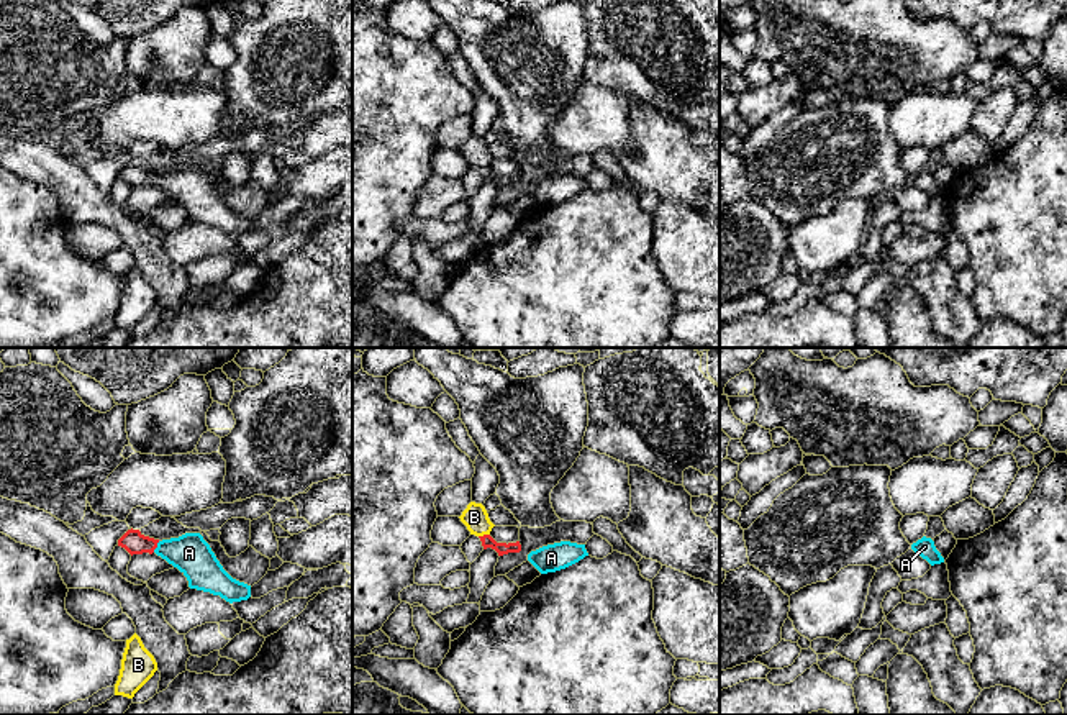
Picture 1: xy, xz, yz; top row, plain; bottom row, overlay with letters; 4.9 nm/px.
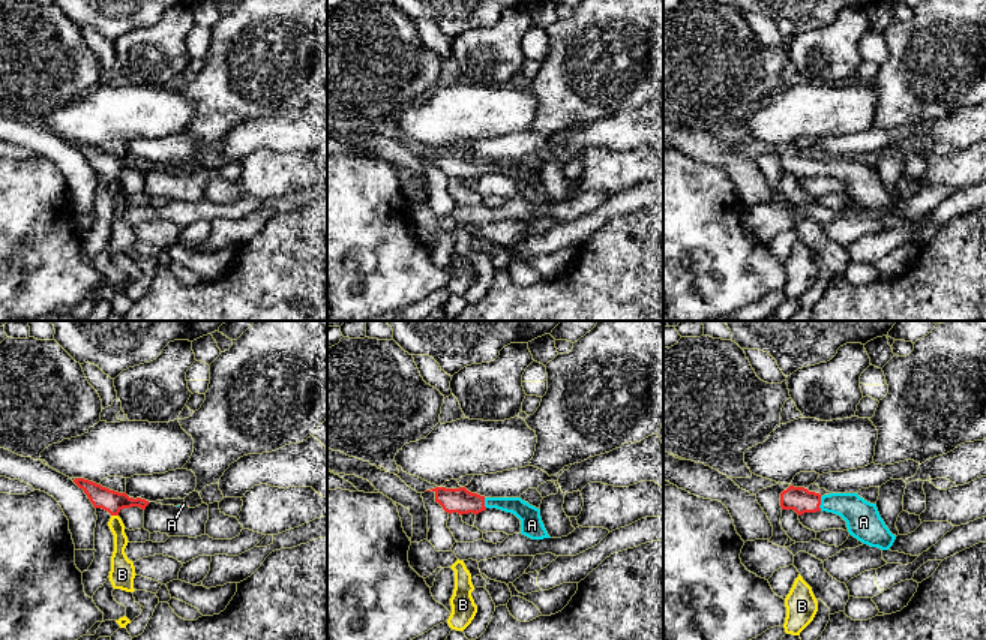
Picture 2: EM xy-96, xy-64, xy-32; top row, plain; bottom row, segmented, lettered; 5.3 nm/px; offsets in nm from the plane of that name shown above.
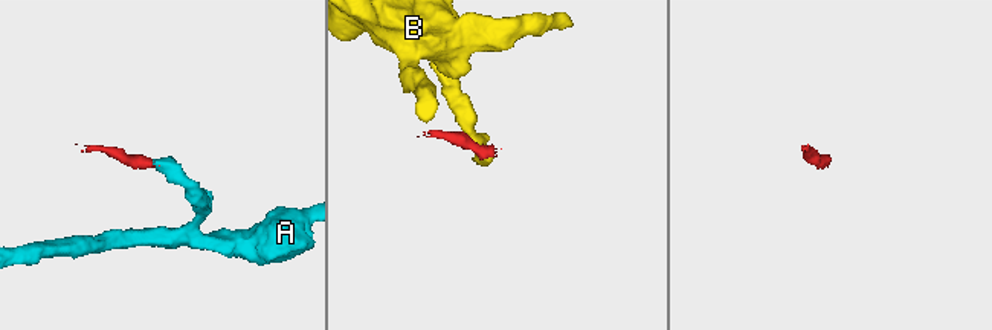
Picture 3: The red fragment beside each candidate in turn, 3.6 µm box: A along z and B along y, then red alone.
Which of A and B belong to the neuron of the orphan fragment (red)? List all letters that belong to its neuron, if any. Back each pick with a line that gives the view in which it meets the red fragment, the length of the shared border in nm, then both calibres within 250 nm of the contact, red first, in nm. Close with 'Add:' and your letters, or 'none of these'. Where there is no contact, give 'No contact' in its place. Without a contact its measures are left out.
A: Touches red in xy. Shared border 70 nm. Thickness 110 nm (red) against 190 nm
Add: A

